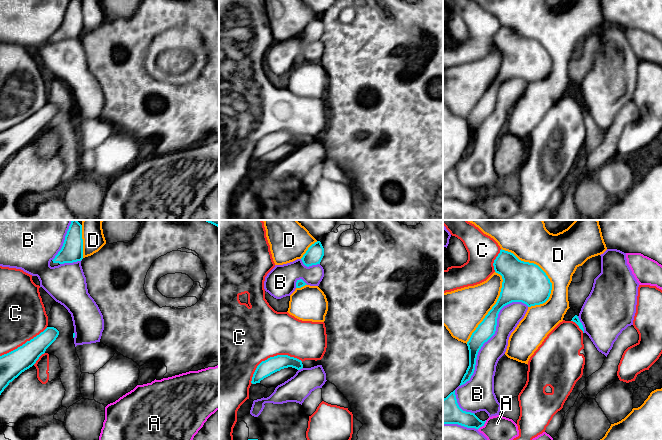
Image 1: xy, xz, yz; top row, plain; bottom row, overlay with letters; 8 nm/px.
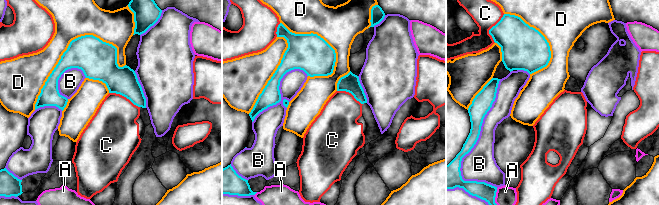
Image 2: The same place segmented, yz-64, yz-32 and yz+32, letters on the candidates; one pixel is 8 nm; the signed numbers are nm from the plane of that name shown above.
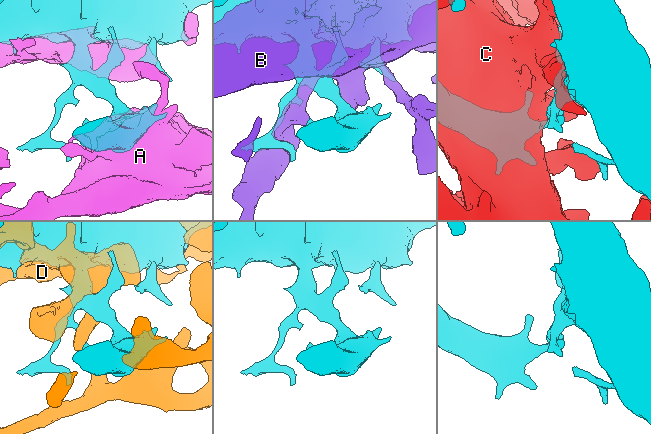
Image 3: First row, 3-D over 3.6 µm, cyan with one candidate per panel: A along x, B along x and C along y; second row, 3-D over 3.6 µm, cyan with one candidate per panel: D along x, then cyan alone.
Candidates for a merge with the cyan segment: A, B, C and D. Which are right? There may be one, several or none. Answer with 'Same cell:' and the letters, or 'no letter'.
Same cell: no letter

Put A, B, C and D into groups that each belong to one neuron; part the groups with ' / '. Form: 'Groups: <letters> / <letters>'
Groups: A / B / C / D

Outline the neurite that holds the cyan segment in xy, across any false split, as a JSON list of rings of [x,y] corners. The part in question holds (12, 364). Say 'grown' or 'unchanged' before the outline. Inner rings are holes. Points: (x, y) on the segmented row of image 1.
unchanged | [[[47,327],[22,346],[0,356],[0,395],[10,382],[36,363],[58,335],[56,328]]]

